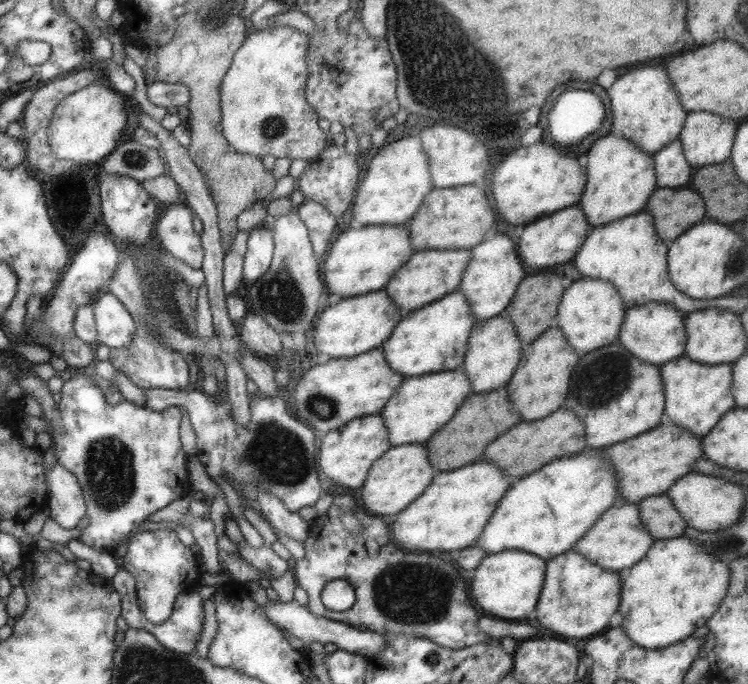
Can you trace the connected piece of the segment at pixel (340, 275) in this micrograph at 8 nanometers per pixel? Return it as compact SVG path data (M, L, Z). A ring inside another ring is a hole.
M368 224L358 226L356 230L348 230L340 234L336 242L331 242L329 252L321 262L327 296L334 292L342 298L353 298L385 289L414 253L408 224Z

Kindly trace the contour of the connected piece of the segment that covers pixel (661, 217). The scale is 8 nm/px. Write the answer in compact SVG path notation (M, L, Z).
M657 187L649 198L646 211L654 218L658 236L668 244L706 217L702 196L696 190L684 187Z

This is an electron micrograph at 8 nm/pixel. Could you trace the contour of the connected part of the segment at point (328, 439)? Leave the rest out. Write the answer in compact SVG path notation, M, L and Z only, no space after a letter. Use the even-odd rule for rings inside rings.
M382 414L358 416L340 428L330 430L322 435L322 445L319 451L319 468L337 483L338 488L360 488L366 481L370 467L386 451L390 450L388 428L384 424Z

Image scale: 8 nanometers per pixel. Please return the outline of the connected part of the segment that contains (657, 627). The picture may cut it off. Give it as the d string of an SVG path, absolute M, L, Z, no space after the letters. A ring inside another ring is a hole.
M690 538L656 539L654 545L642 560L624 572L620 614L624 616L622 628L628 638L642 648L666 648L686 640L698 627L707 624L708 619L721 606L730 584L729 564L722 564L710 556L702 546Z

